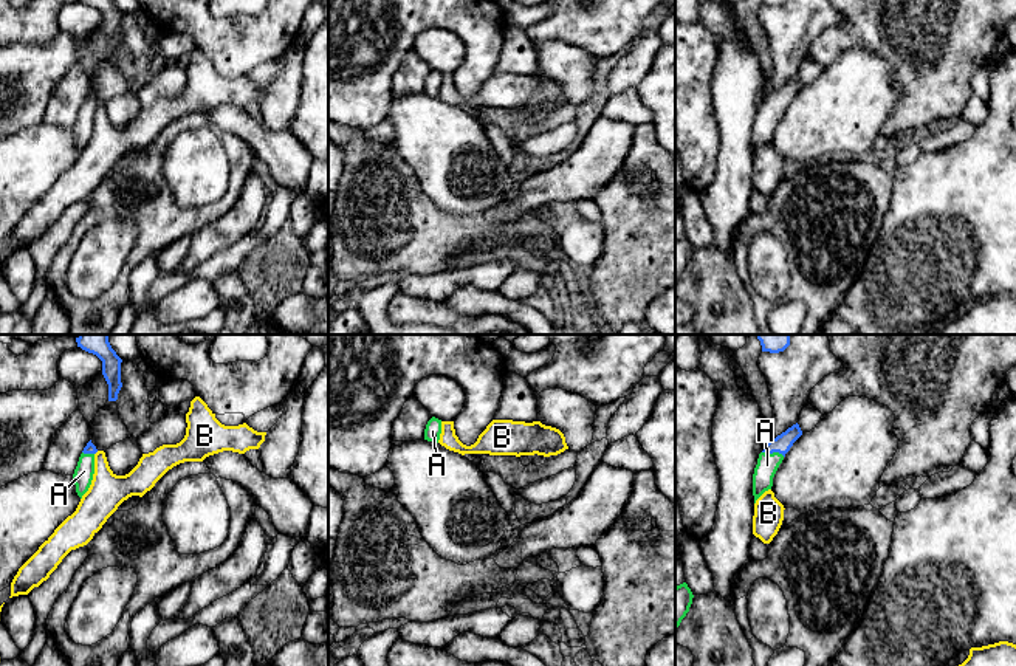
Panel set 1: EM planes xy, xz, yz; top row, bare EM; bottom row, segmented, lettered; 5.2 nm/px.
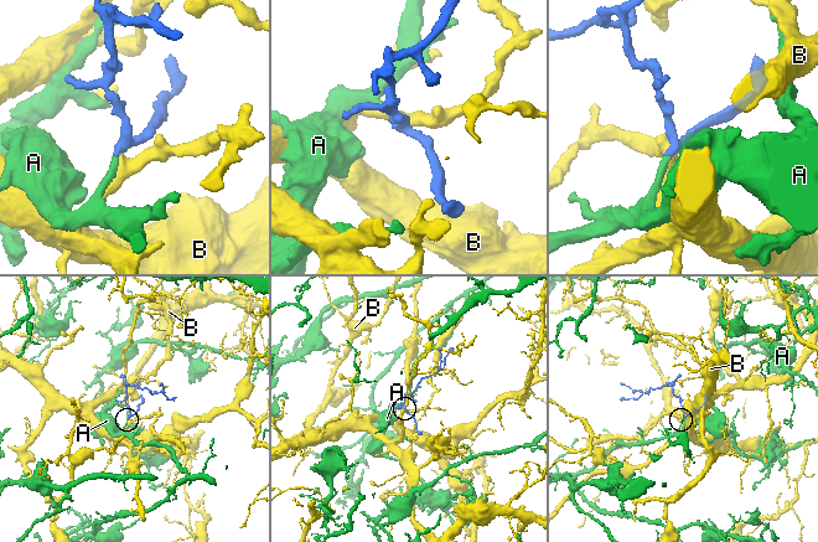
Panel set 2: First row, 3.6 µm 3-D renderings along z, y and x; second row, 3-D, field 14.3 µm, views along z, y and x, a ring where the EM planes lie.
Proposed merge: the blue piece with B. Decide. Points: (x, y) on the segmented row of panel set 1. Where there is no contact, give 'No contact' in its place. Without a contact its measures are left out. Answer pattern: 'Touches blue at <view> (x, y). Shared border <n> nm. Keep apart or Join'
No contact. Keep apart

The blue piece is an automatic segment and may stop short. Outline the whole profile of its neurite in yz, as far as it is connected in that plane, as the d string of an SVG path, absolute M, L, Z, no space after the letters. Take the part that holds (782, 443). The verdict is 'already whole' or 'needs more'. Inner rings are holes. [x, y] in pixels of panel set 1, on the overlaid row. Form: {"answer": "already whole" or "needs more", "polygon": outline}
{"answer": "needs more", "polygon": "M793 424L785 432L770 440L759 454L753 474L753 496L756 500L773 486L773 477L793 443L802 435L799 424Z"}

